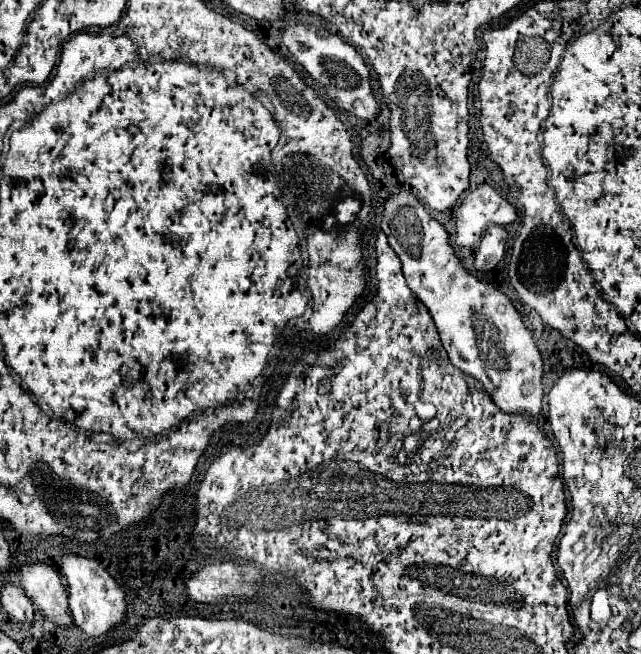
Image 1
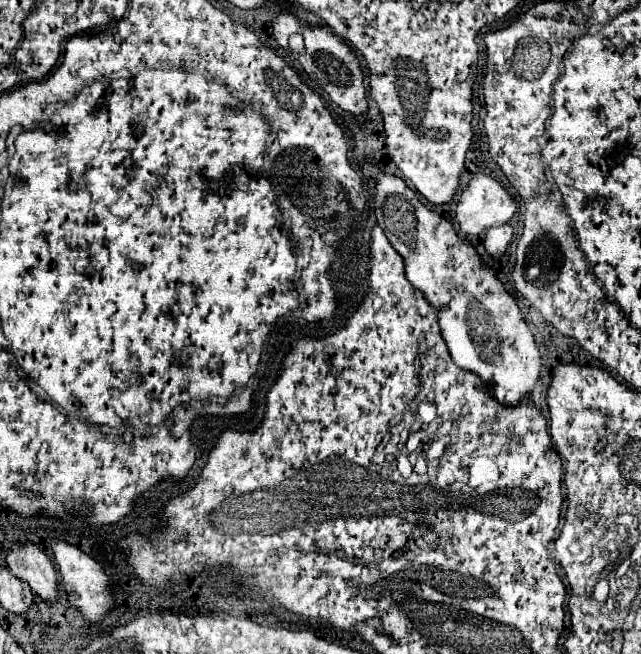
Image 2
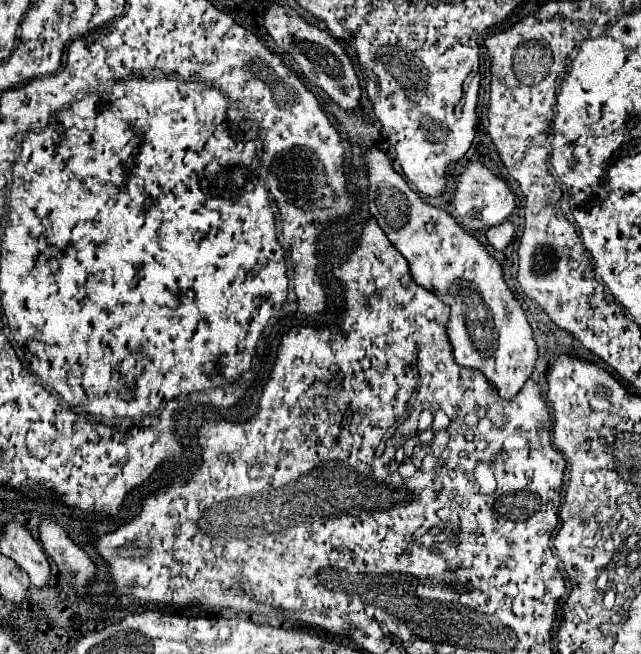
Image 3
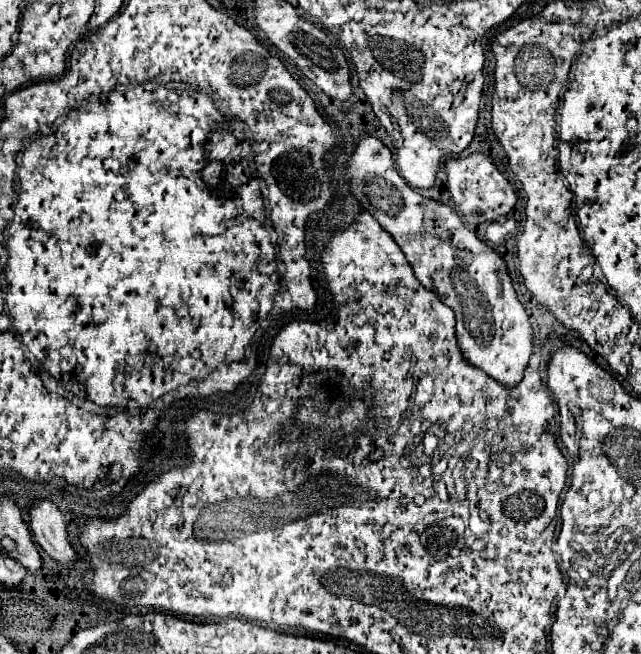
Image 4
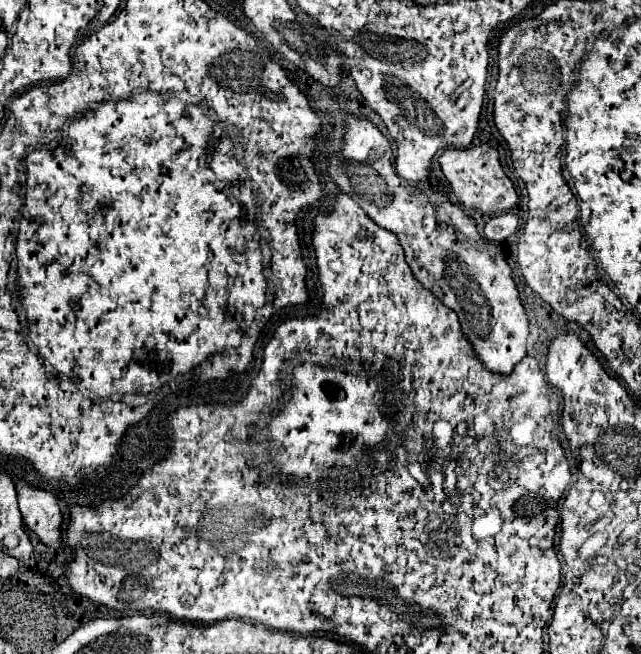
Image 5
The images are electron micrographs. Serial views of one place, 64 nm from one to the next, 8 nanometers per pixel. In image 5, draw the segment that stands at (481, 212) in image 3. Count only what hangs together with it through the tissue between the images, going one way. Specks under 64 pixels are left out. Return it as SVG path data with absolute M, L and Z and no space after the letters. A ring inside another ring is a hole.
M488 144L466 150L444 150L440 156L440 166L464 210L480 210L486 216L498 216L508 212L518 202L514 184L500 166L498 152Z

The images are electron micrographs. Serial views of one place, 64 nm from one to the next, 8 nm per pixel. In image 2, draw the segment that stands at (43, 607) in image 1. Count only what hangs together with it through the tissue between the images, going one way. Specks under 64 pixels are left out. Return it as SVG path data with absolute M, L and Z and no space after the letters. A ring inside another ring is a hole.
M14 544L14 550L6 554L6 562L10 572L26 582L40 600L44 600L46 604L60 600L56 568L38 546Z

